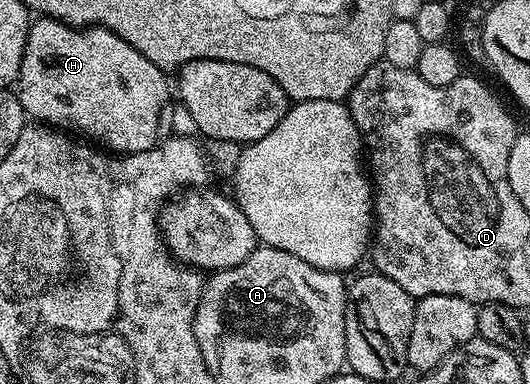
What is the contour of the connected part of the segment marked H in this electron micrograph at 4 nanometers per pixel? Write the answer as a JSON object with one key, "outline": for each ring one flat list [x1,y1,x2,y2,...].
{"outline":[[38,17,31,22,28,41,24,45,16,94,22,110,31,120,63,133,85,137,111,152,135,155,158,146,171,134,175,100,171,80,169,83,166,79,169,79,167,72,152,65,140,49,132,49,124,37,106,27,70,27,59,19]]}

